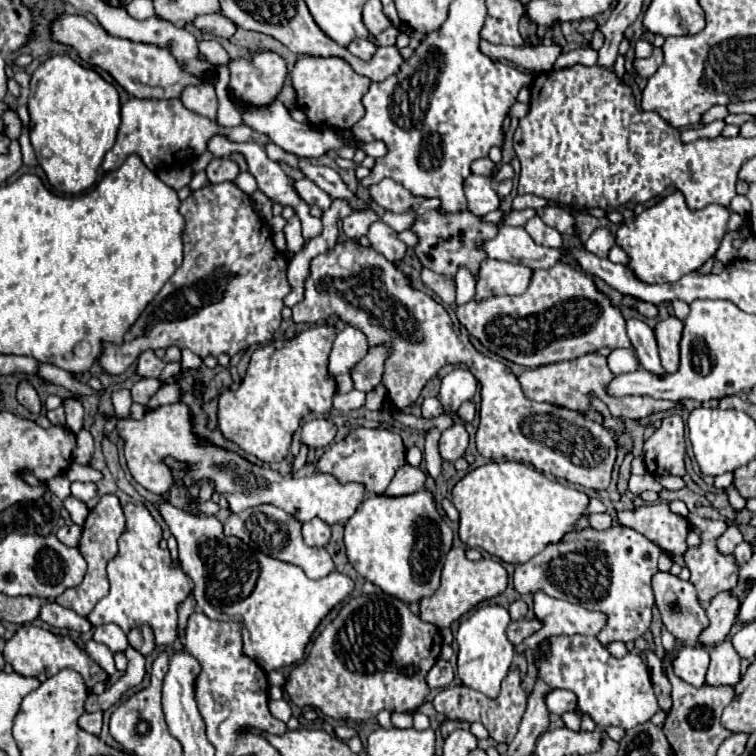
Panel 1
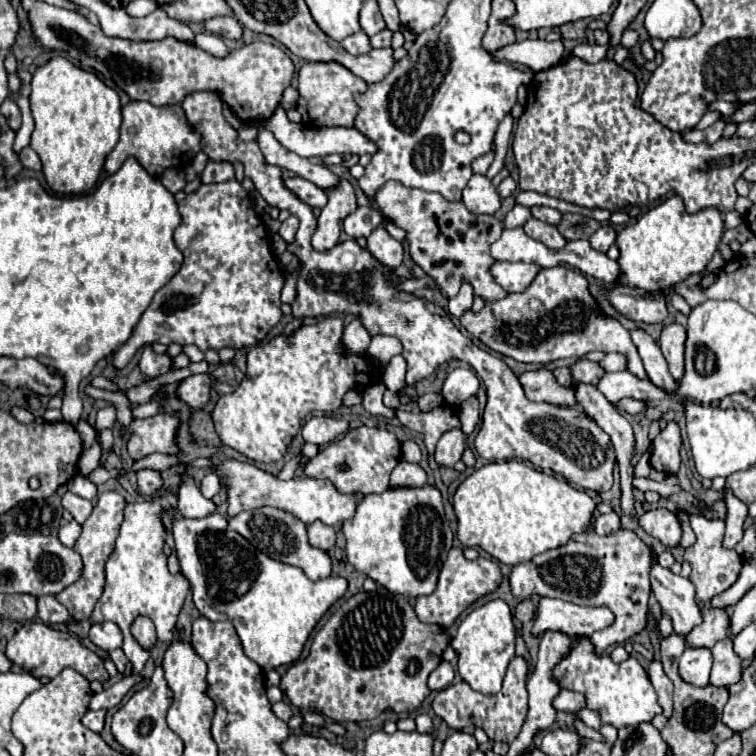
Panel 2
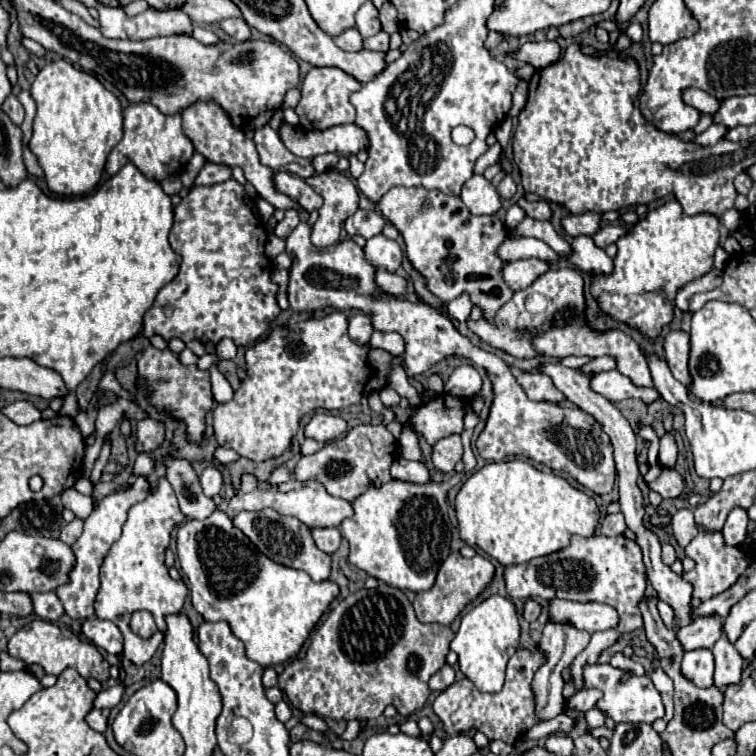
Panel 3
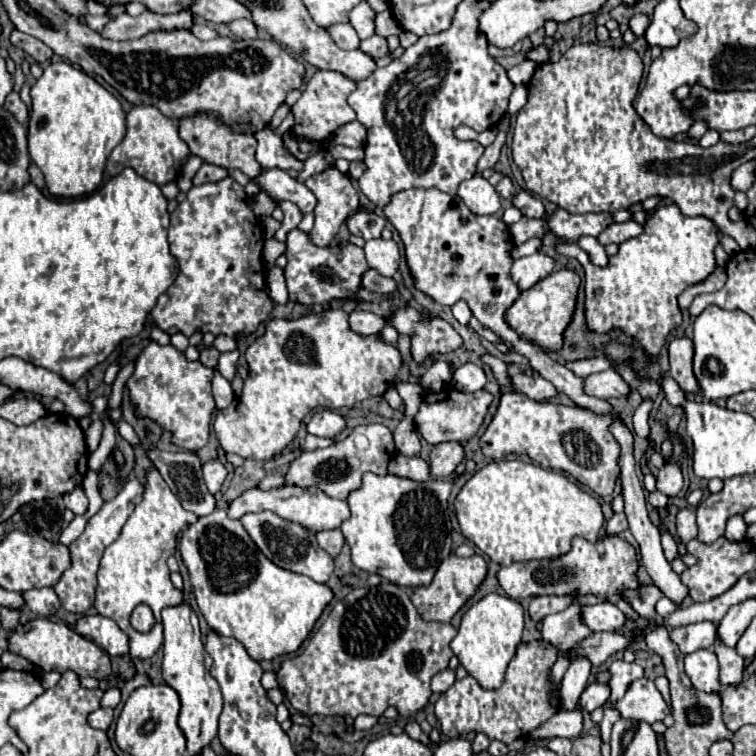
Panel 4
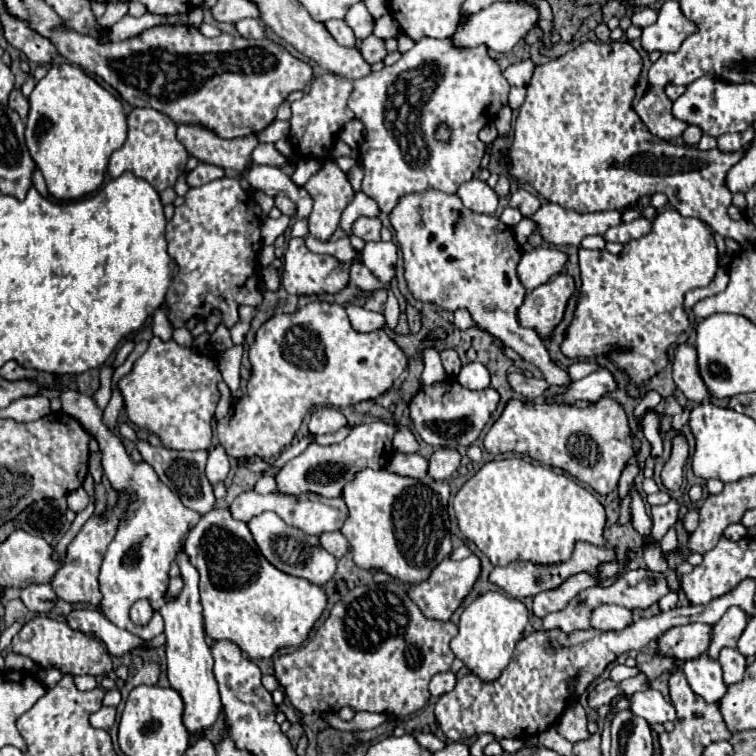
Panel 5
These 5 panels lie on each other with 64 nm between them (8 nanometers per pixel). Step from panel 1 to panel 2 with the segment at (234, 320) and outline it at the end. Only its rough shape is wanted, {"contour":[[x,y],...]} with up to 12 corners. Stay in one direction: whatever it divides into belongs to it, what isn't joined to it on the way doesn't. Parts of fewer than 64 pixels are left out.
{"contour":[[238,180],[178,206],[182,268],[112,352],[260,344],[282,266]]}

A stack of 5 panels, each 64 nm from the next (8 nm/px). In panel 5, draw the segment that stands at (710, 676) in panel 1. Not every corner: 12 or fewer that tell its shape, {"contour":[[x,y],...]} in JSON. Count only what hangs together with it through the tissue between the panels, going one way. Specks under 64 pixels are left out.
{"contour":[[722,648],[718,662],[724,684],[744,678],[746,658],[734,648]]}

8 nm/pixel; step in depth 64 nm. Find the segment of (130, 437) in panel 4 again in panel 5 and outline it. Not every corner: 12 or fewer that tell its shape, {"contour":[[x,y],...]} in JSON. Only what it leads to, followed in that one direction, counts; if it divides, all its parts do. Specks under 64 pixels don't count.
{"contour":[[128,424],[120,434],[136,444],[160,480],[186,508],[214,508],[204,474],[208,454],[156,448]]}

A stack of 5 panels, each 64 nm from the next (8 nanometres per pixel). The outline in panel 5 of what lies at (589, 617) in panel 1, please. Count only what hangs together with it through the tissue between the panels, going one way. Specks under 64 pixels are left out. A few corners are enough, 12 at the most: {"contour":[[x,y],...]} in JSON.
{"contour":[[602,604],[592,610],[596,630],[622,630],[632,622],[632,612]]}

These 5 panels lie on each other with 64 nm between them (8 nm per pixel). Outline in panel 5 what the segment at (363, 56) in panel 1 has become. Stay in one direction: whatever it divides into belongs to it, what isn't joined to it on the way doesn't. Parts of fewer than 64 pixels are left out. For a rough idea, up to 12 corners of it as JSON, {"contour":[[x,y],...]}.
{"contour":[[344,20],[324,24],[334,40],[346,48],[356,46],[356,36]]}

